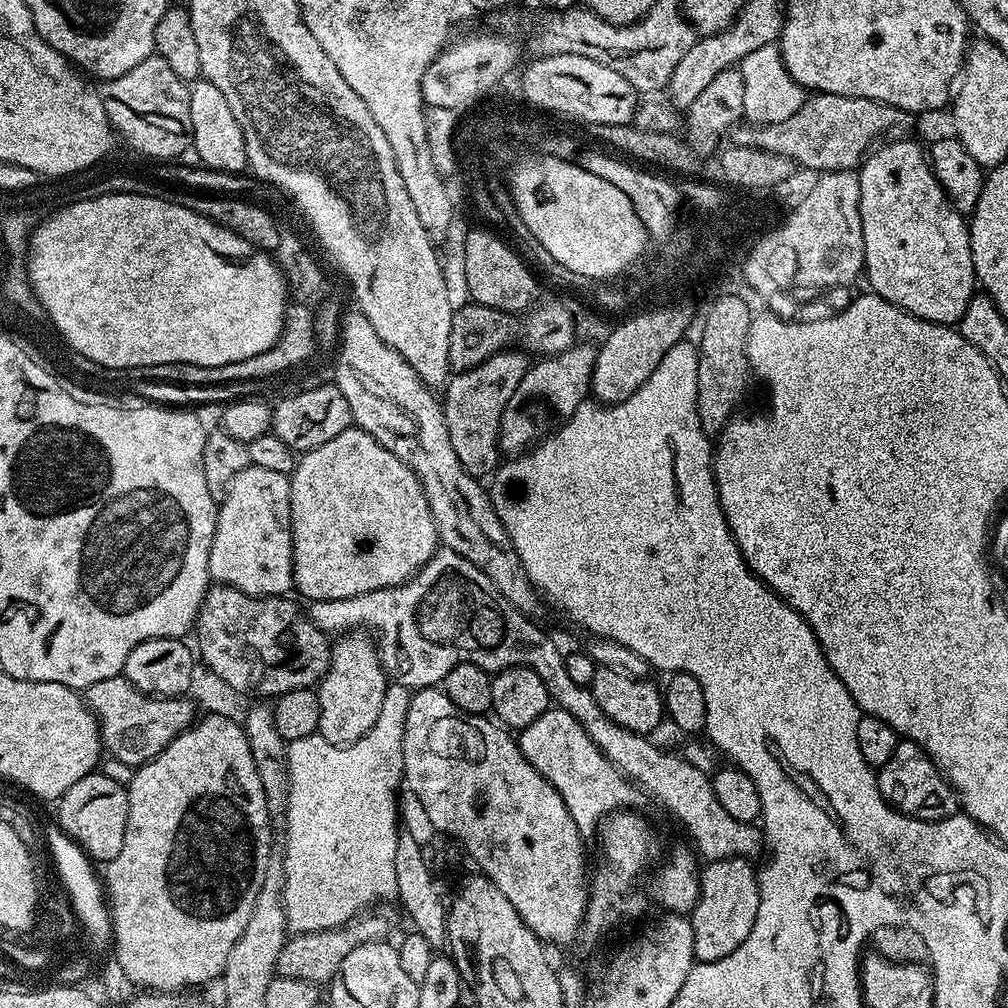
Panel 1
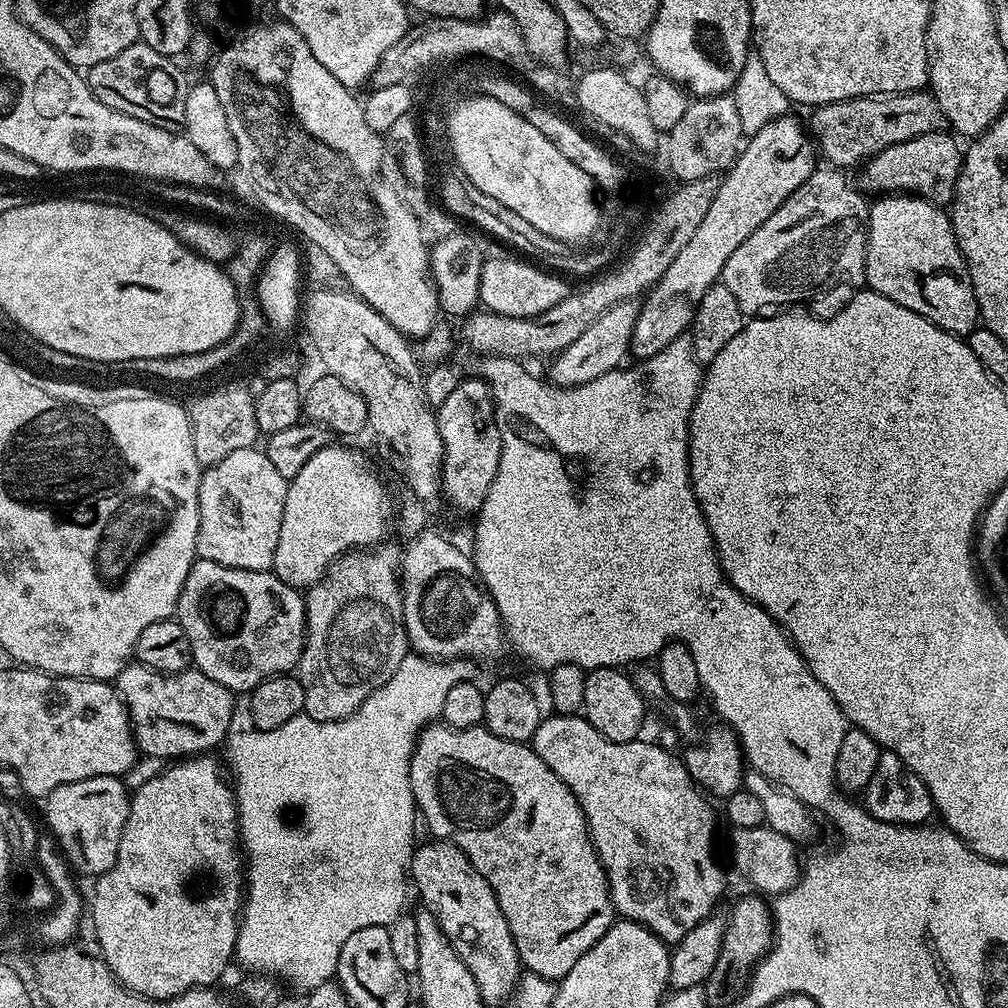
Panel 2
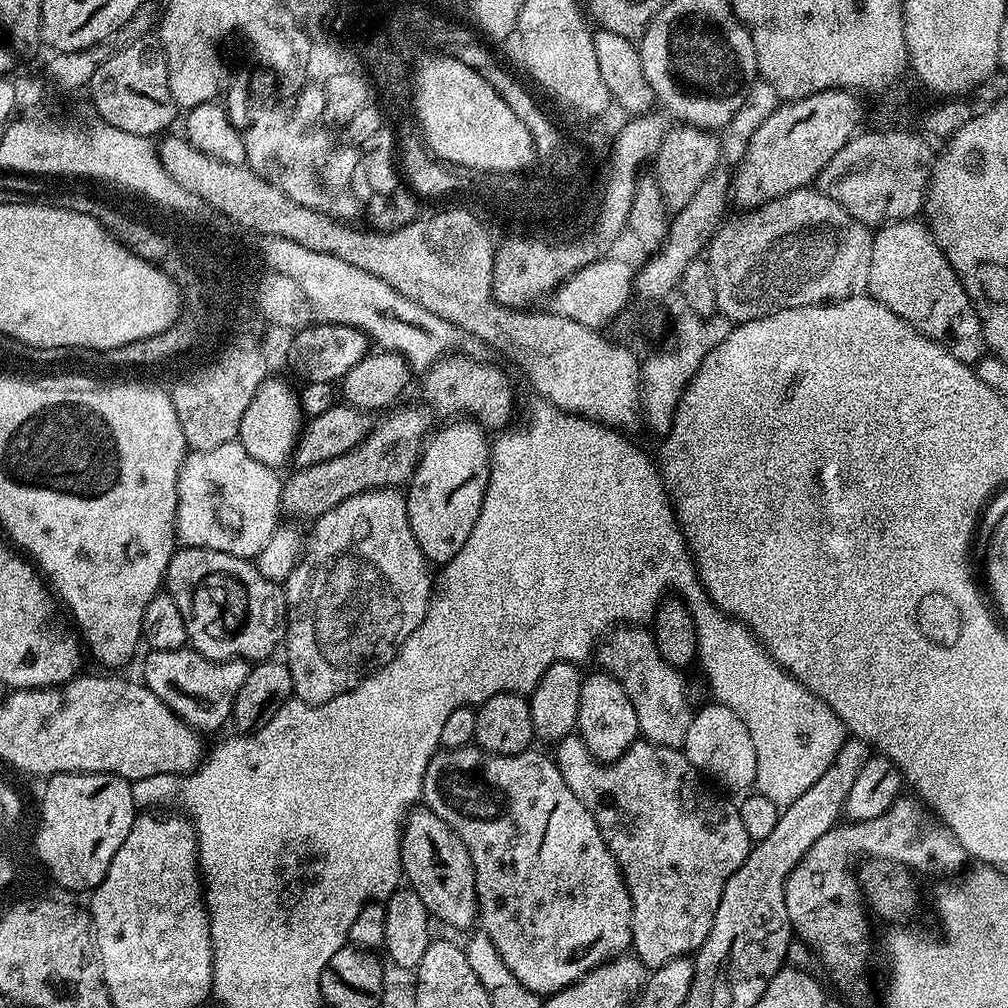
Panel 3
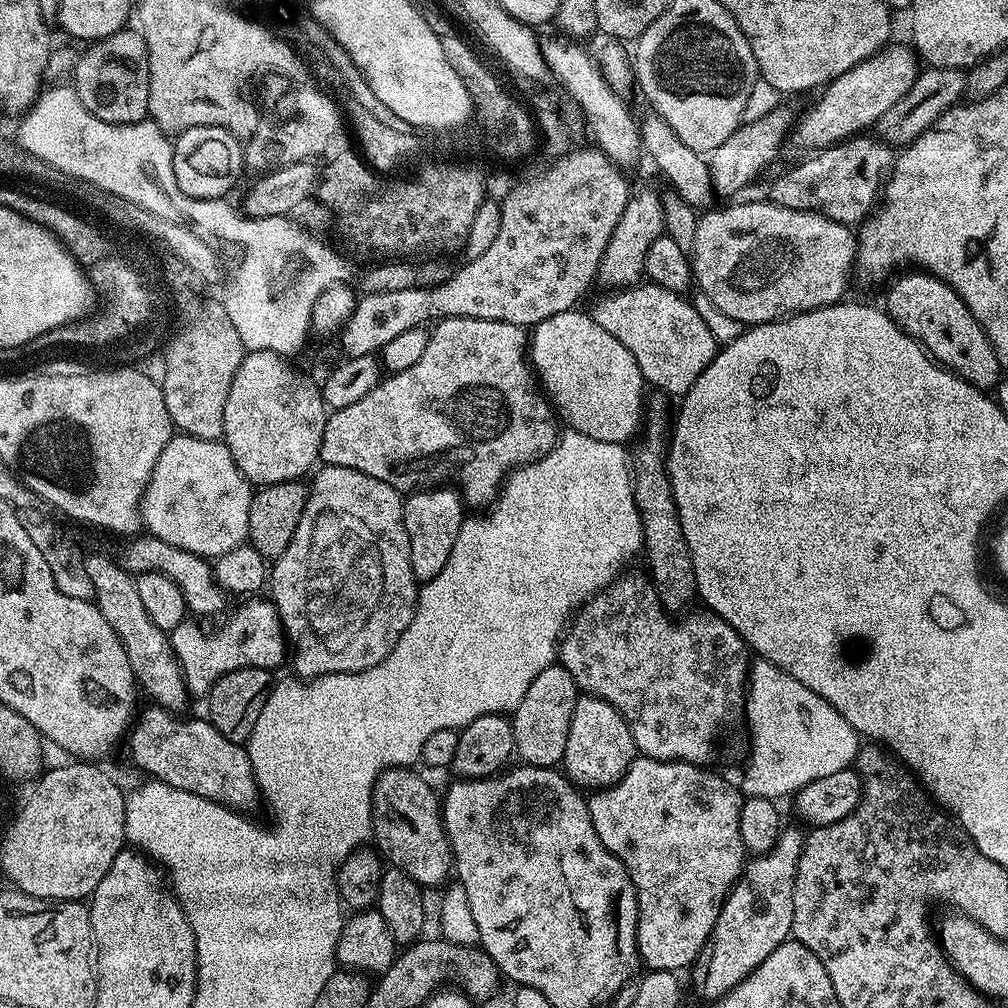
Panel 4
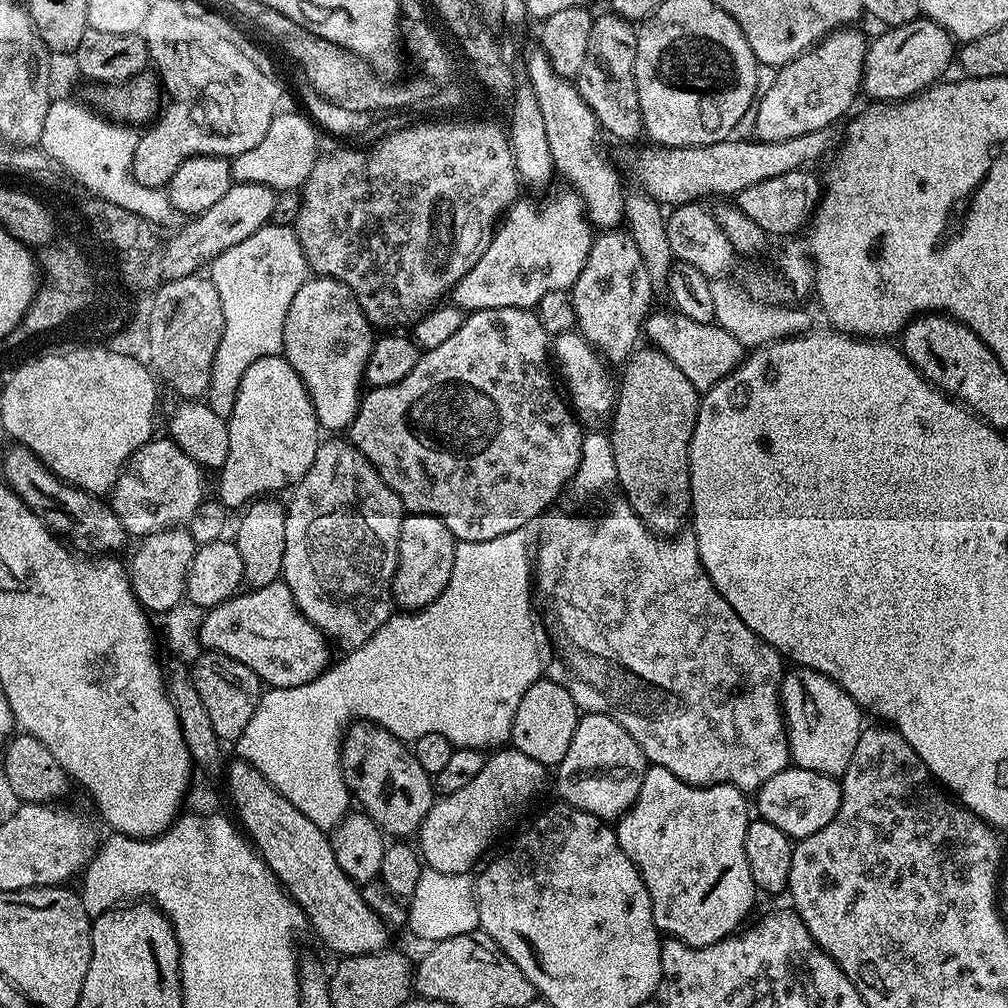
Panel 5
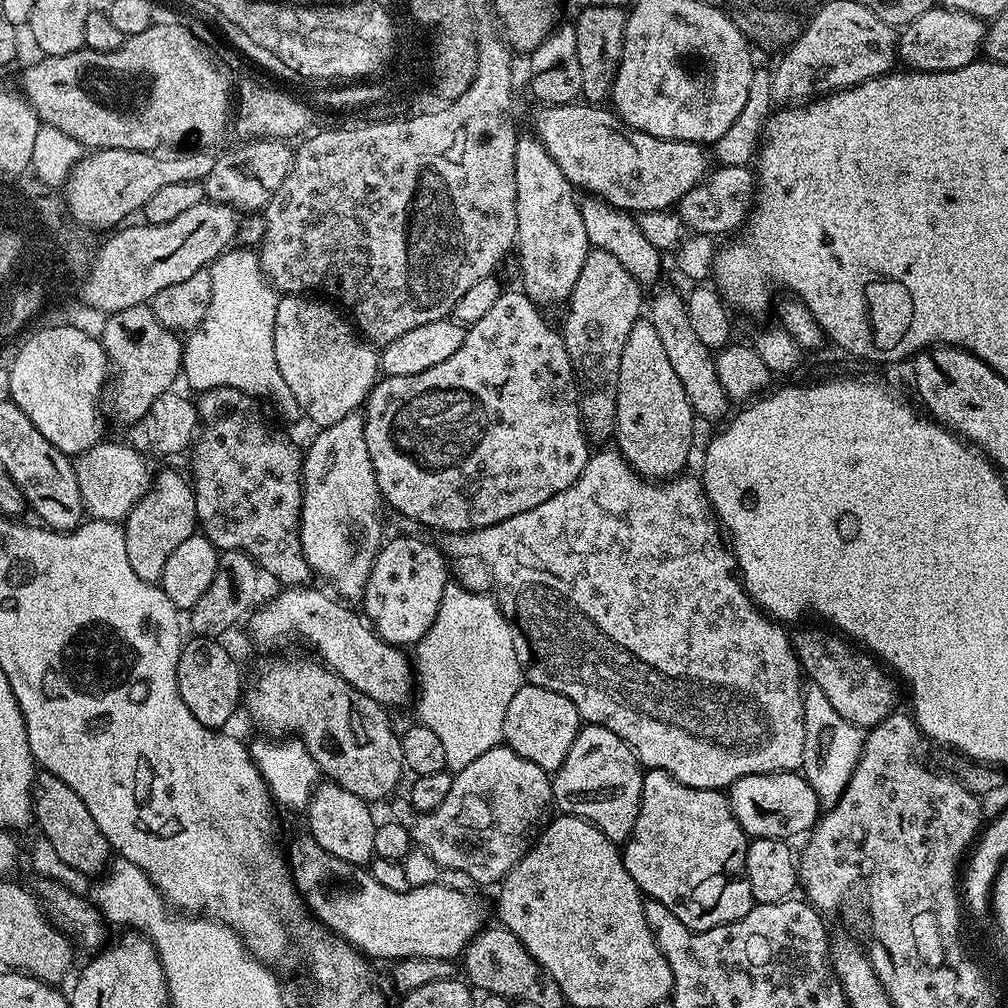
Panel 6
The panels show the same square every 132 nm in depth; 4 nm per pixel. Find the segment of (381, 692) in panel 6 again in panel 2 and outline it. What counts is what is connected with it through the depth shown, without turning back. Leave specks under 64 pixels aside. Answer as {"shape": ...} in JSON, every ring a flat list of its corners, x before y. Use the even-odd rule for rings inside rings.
{"shape":[[129,662,117,674,114,687,128,708,136,747,145,756,192,758,212,750,215,744,223,745,233,727,237,697,201,672,153,672,144,664]]}

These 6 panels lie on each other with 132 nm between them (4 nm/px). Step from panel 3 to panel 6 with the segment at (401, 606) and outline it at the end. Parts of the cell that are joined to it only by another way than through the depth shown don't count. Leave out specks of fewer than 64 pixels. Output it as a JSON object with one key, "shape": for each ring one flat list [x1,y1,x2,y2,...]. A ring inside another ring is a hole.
{"shape":[[357,410,346,414,346,418,338,418,338,422,334,422,330,426,320,428,317,436,313,438,308,452,306,448,303,453,304,489,300,499,300,545,309,569,315,575,317,572,322,579,328,580,329,586,327,585,327,587,337,597,348,602,356,602,363,597,364,587,376,561,376,555,380,553,386,540,384,524,380,521,382,497,376,475,372,472,370,450,366,446,364,417,365,413]]}

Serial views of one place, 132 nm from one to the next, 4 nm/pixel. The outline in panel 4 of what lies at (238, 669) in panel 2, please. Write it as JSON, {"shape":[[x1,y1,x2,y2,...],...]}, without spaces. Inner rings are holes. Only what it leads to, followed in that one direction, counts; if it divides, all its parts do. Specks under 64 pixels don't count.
{"shape":[[147,534,137,535,131,544,132,549,118,560,125,571,131,574,157,572,173,580,182,590,188,611,193,617,212,616,223,610,226,593,217,584,213,565,205,557,190,554,178,546,170,546,170,542,162,542,162,538]]}

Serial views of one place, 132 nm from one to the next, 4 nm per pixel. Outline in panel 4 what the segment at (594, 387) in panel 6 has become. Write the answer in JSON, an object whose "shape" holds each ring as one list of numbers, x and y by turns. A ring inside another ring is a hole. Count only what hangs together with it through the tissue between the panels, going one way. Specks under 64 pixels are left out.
{"shape":[[644,188,629,199,626,210,622,210,622,218,618,218,618,226,614,226,614,234,610,234,610,242,602,254,602,262,596,271,596,280,605,284,605,289,619,290,631,288,641,283,644,276,644,259,650,242,654,242,664,232,664,211,660,202,661,193,652,188]]}

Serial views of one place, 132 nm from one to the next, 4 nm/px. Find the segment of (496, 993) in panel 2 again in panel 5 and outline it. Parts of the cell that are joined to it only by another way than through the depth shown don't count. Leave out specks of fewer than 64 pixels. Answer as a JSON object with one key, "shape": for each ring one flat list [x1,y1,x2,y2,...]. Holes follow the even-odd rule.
{"shape":[[353,723,340,741,340,769,355,803,357,800,361,804,357,805,380,827,385,837,412,838,417,835,420,824,434,803,434,780,426,770,422,770,422,766,418,766,418,758,405,741,376,724]]}

